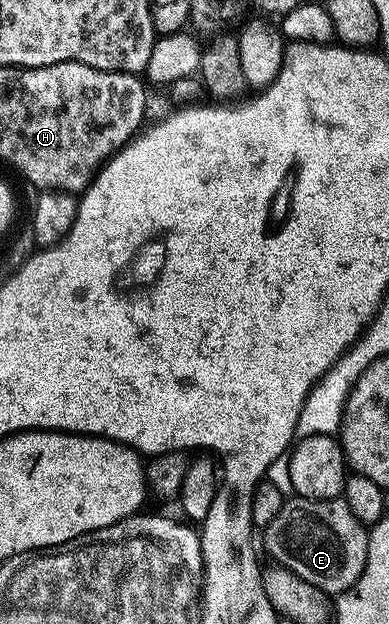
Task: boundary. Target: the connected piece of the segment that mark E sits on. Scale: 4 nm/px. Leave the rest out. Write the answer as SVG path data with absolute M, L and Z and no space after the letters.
M305 497L285 500L278 519L262 533L277 562L329 595L347 594L355 586L366 567L368 535L369 530L342 499L307 501Z

